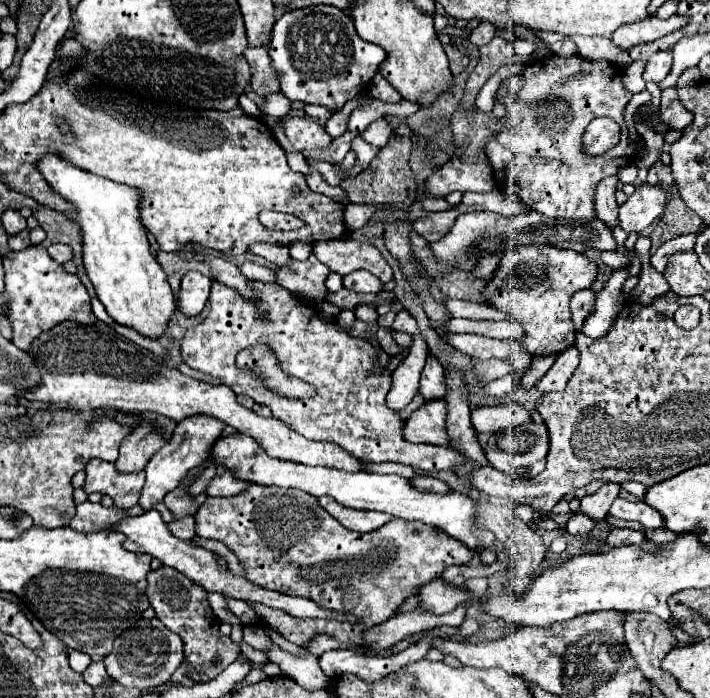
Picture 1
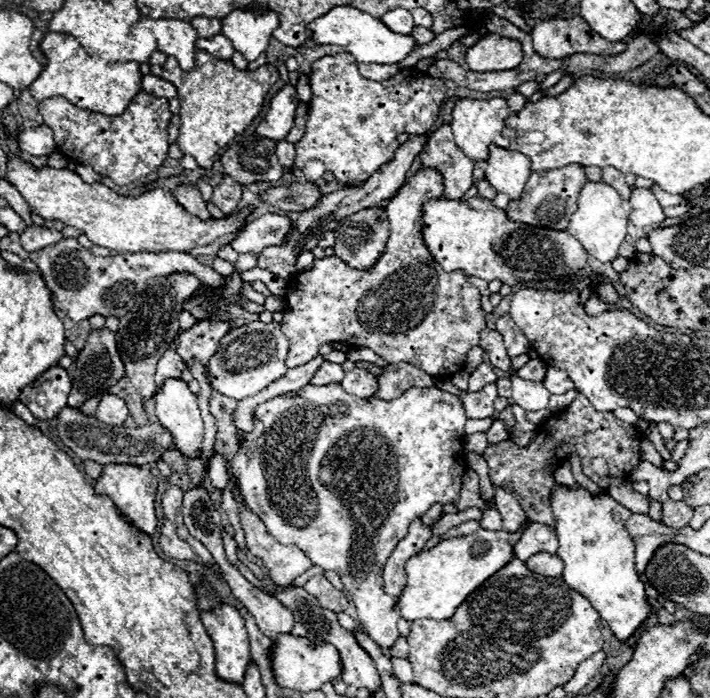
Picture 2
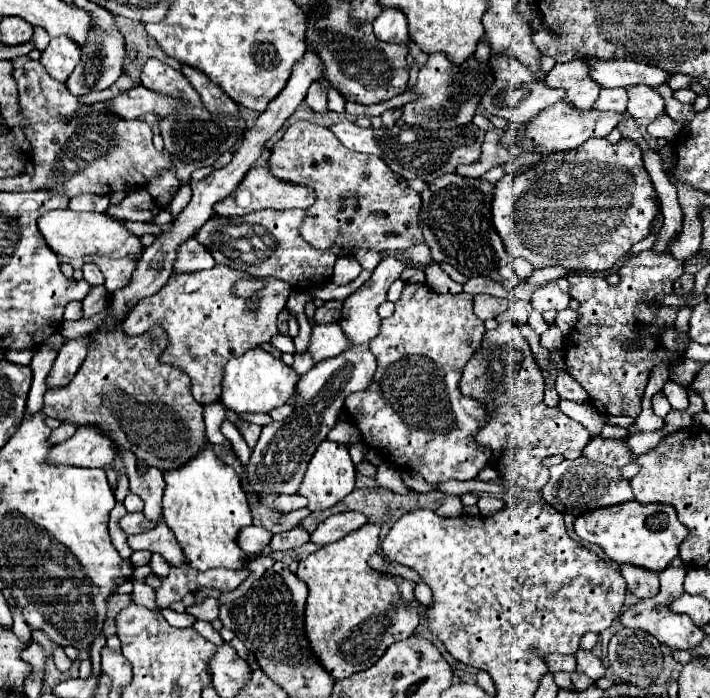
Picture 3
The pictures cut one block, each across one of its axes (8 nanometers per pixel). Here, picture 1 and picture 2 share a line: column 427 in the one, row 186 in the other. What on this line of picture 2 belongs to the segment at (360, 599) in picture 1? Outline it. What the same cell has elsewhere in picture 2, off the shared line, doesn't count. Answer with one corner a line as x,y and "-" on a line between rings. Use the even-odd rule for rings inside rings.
572,164
556,172
532,172
520,200
510,200
506,214
514,222
524,222
532,226
552,228
552,230
566,230
570,216
578,208
578,194
586,182
588,178
586,178
584,166
580,164

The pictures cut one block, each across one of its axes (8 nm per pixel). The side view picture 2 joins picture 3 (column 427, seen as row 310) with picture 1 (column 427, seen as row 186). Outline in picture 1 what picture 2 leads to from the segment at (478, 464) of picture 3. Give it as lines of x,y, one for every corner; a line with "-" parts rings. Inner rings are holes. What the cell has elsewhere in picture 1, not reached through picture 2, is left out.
428,400
404,424
404,438
408,442
426,442
444,446
446,436
446,404
444,400

